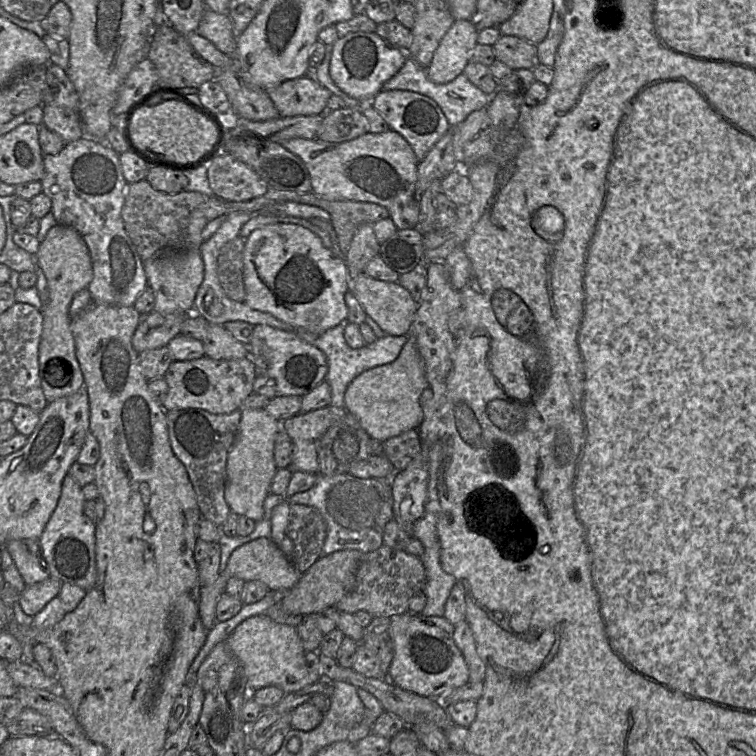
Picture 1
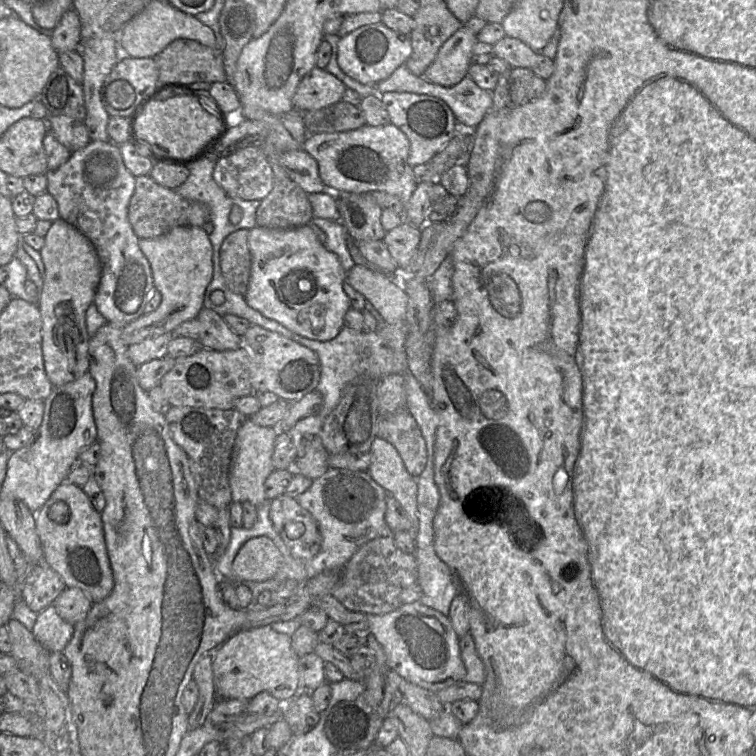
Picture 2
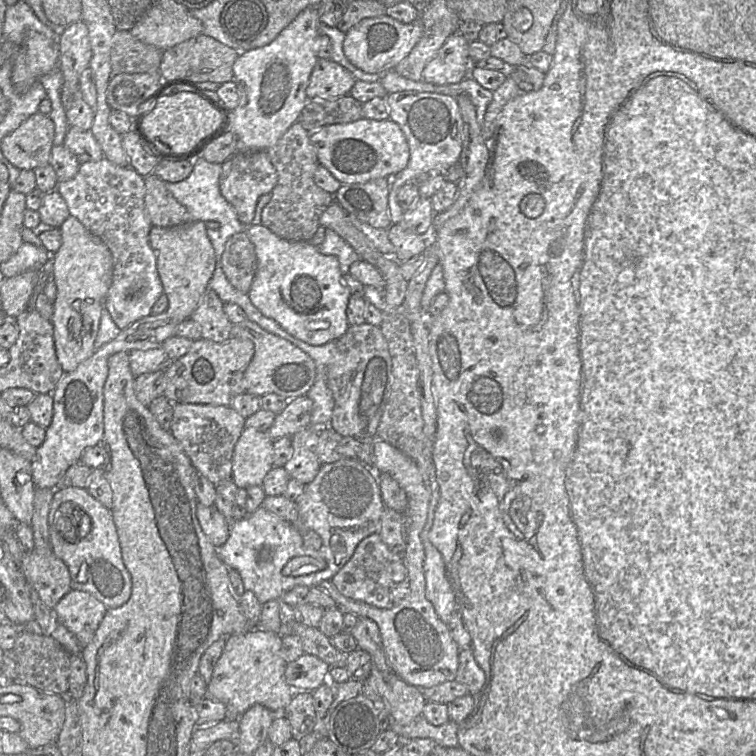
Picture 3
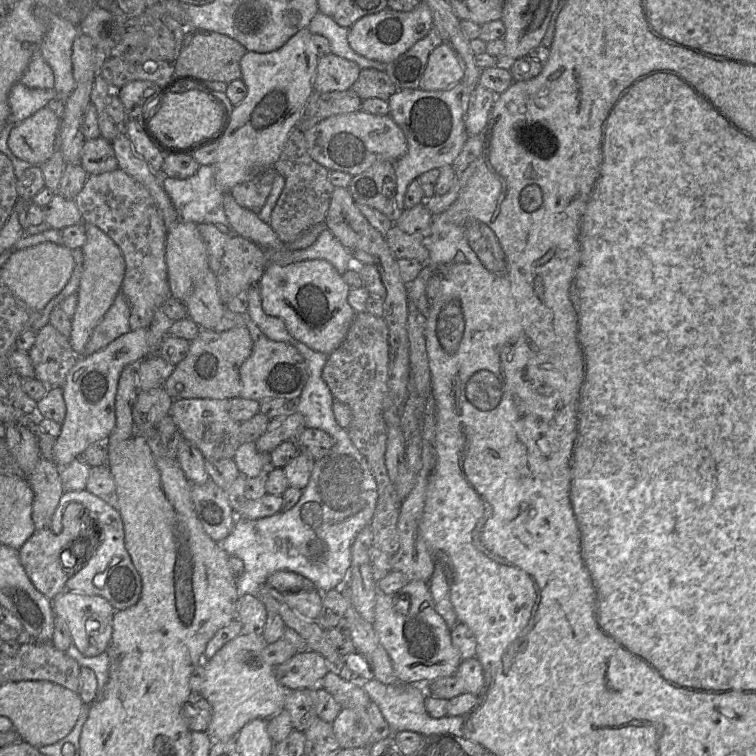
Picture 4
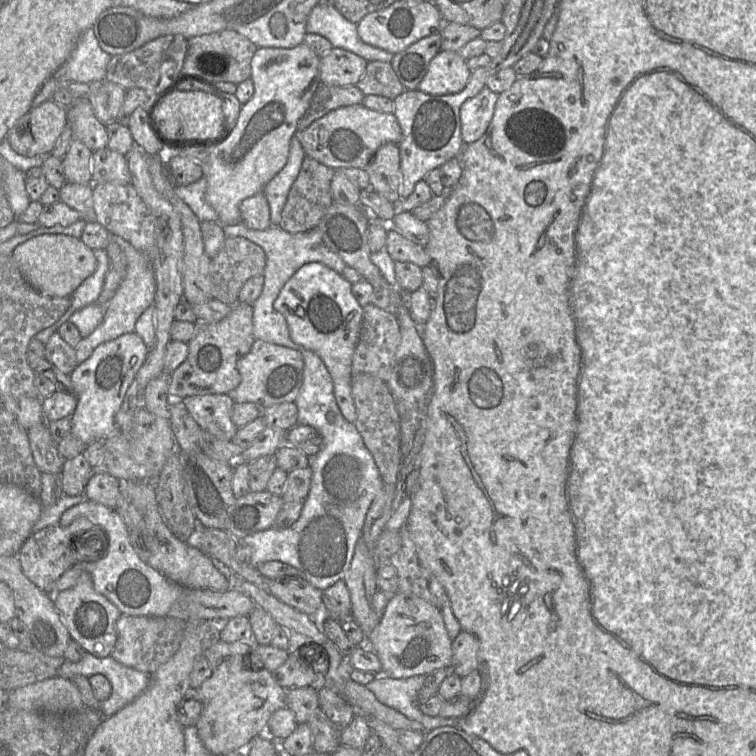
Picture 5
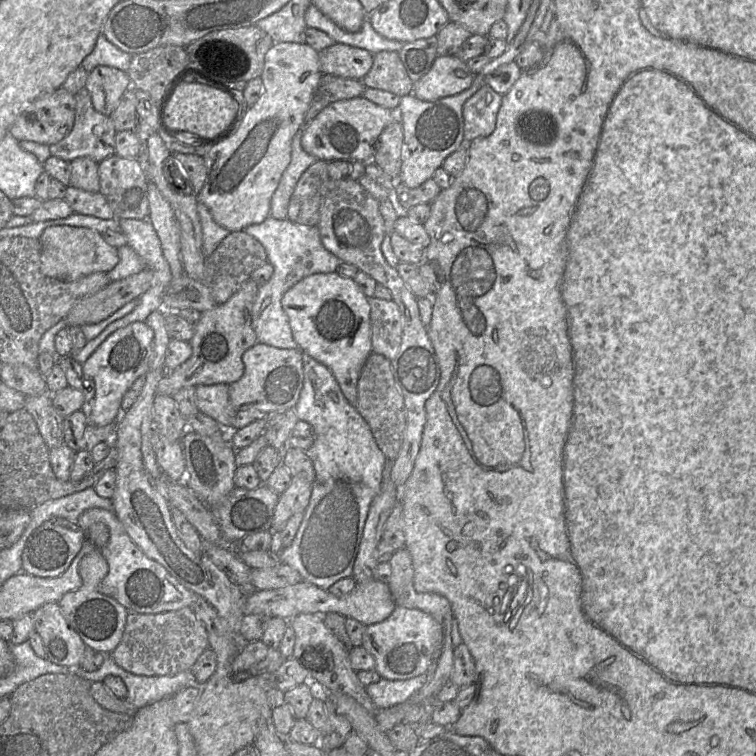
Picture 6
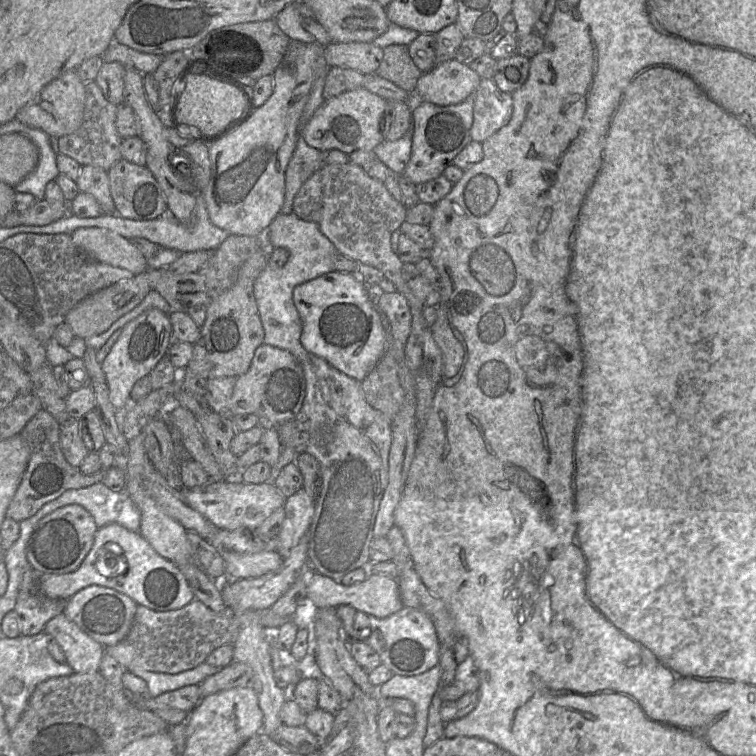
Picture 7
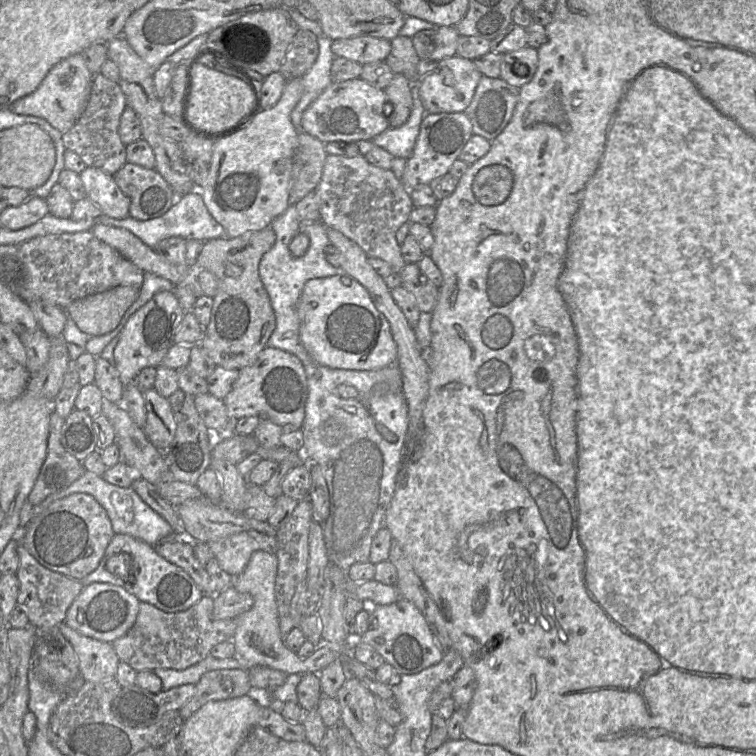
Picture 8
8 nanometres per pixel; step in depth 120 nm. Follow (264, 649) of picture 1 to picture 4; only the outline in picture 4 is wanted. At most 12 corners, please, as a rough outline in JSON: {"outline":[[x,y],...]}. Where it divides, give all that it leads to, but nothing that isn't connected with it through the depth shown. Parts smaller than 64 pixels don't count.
{"outline":[[242,632],[205,661],[207,733],[235,739],[283,710],[288,691]]}

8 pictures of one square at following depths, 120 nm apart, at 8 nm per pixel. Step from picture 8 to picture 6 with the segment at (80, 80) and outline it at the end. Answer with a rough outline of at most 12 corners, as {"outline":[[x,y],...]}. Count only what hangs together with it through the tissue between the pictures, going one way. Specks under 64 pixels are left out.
{"outline":[[59,87],[9,133],[51,146],[72,130],[75,95]]}

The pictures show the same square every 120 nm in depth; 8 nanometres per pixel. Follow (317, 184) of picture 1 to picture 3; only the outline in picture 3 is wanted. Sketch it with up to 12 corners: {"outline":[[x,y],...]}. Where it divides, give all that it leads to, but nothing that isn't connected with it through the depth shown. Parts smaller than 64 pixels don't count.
{"outline":[[390,119],[309,133],[341,184],[392,178],[409,146]]}

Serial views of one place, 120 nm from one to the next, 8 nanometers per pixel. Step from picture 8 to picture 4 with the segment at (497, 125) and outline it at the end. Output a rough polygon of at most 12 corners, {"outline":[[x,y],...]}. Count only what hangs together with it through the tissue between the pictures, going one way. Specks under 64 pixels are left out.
{"outline":[[481,84],[465,118],[469,136],[484,135],[498,95]]}

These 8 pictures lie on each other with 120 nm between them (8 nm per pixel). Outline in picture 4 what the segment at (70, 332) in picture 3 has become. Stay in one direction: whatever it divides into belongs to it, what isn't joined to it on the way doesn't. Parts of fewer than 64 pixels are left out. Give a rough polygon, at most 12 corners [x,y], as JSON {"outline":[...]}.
{"outline":[[82,224],[83,271],[69,337],[80,357],[120,293],[125,260],[95,225]]}

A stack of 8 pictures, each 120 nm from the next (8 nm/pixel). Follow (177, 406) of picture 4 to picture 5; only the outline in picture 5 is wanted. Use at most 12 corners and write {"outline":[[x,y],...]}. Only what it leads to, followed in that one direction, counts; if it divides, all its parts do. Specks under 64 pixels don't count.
{"outline":[[229,394],[189,396],[183,403],[202,430],[232,441]]}

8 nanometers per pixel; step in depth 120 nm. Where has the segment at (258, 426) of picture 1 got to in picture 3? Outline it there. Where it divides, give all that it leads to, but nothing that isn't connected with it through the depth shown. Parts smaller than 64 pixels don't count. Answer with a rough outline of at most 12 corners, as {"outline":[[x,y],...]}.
{"outline":[[244,428],[232,456],[238,488],[261,485],[273,468],[267,432]]}

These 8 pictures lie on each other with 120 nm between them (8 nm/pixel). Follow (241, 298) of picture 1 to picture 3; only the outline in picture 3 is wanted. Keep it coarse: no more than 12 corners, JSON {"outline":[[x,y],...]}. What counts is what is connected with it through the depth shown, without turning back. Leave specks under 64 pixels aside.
{"outline":[[245,231],[232,235],[221,257],[228,282],[248,293],[257,269]]}

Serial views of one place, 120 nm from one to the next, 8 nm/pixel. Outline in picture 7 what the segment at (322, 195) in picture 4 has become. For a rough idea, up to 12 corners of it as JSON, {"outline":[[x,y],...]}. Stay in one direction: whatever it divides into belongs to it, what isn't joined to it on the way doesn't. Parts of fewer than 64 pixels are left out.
{"outline":[[315,171],[300,187],[292,206],[300,219],[319,223],[322,178]]}

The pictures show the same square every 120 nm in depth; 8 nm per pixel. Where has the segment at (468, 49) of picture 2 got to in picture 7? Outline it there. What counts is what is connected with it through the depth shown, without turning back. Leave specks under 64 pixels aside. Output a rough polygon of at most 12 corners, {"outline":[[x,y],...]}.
{"outline":[[456,59],[419,77],[416,99],[438,106],[475,96],[481,77]]}

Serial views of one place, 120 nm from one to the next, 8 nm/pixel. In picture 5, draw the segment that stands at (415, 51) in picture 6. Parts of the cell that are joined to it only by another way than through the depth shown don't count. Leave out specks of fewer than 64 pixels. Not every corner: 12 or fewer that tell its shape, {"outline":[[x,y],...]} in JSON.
{"outline":[[434,33],[394,54],[390,64],[405,90],[417,90],[441,51]]}

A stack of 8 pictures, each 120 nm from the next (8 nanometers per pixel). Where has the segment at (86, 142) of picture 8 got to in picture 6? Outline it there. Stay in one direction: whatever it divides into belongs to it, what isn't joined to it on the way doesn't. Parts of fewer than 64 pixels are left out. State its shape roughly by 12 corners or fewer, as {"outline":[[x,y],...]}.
{"outline":[[85,88],[75,95],[73,128],[50,146],[67,162],[115,154],[117,131]]}

